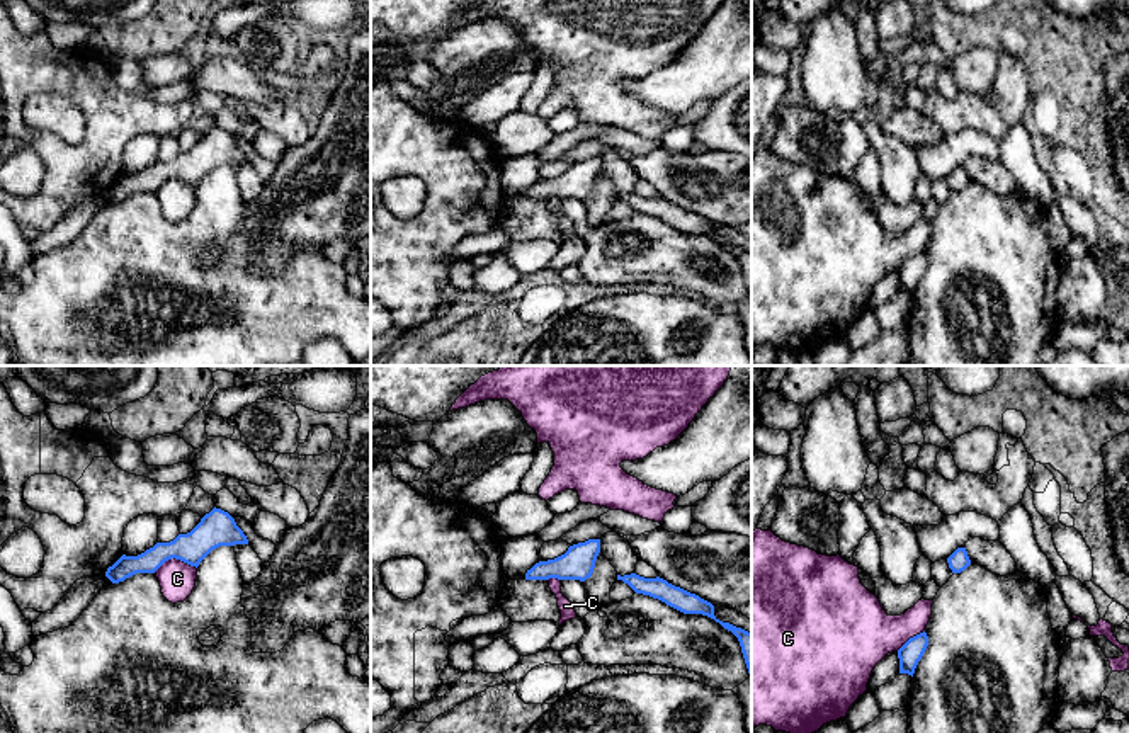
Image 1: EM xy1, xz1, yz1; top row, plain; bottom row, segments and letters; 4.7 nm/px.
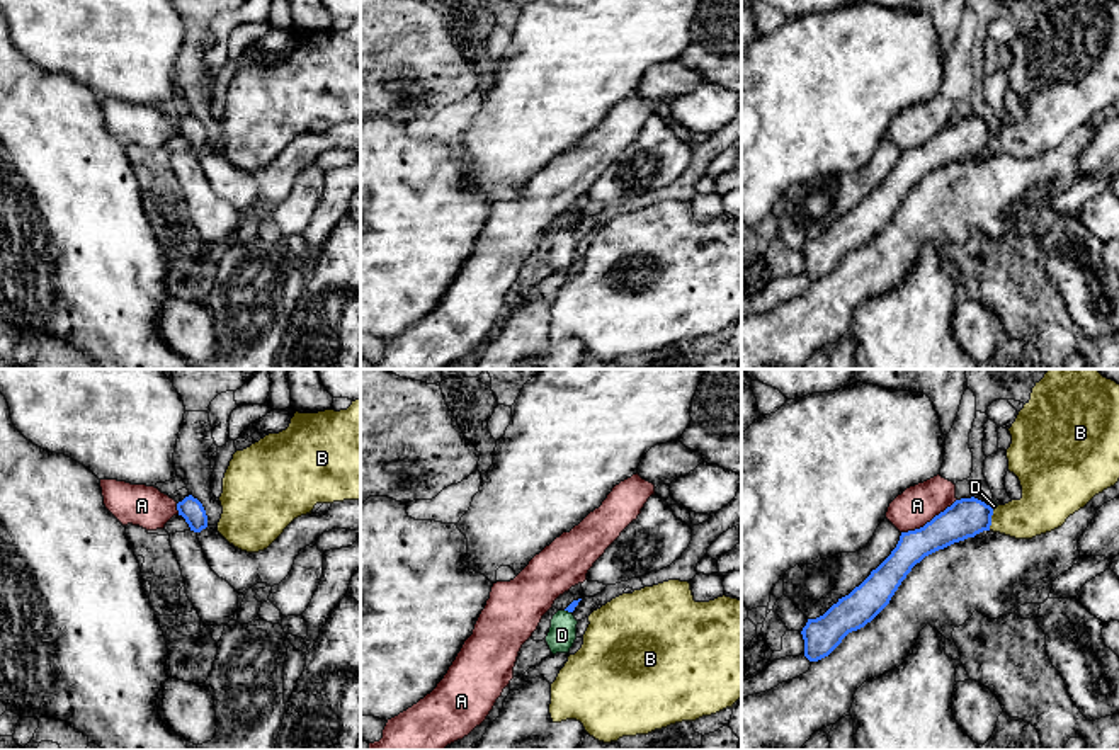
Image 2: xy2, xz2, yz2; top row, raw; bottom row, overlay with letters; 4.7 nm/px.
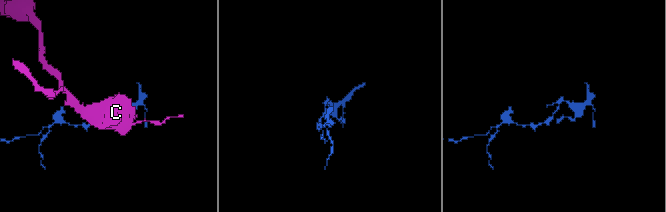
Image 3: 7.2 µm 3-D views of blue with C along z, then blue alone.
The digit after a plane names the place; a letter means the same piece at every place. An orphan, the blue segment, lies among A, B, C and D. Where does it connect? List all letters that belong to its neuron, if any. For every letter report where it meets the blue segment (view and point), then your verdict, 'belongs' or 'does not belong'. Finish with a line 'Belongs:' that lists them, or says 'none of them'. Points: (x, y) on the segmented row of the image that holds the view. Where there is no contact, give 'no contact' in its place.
A: contact yz2 (931, 521); does not belong
B: contact yz2 (990, 521); does not belong
C: contact xy1 (174, 556); does not belong
D: contact xz2 (568, 611); belongs
Belongs: D

